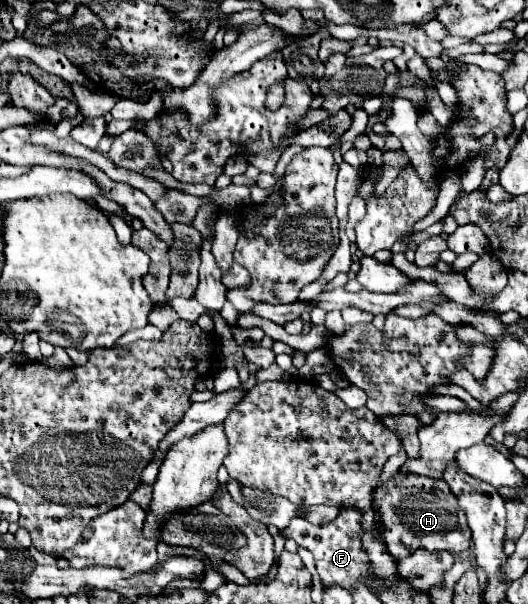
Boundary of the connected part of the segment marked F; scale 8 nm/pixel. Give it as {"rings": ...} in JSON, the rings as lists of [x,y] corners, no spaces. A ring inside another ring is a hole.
{"rings":[[[340,510],[338,518],[326,526],[312,526],[304,518],[294,518],[282,534],[286,538],[292,538],[298,546],[308,548],[316,558],[316,570],[324,584],[340,584],[342,588],[352,588],[354,582],[366,582],[366,552],[362,550],[362,528],[360,528],[360,510]]]}

